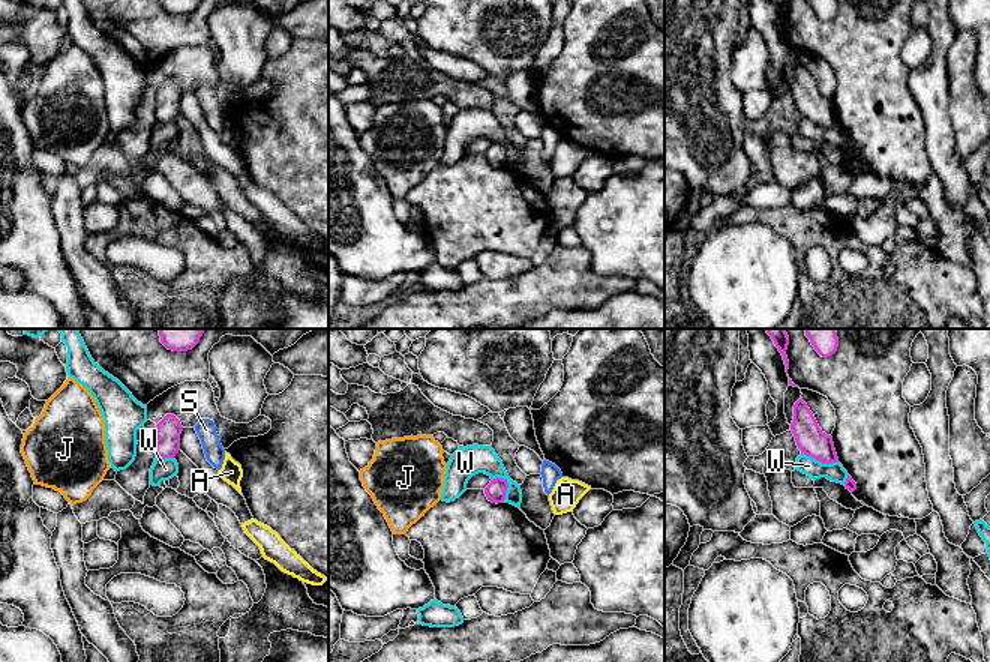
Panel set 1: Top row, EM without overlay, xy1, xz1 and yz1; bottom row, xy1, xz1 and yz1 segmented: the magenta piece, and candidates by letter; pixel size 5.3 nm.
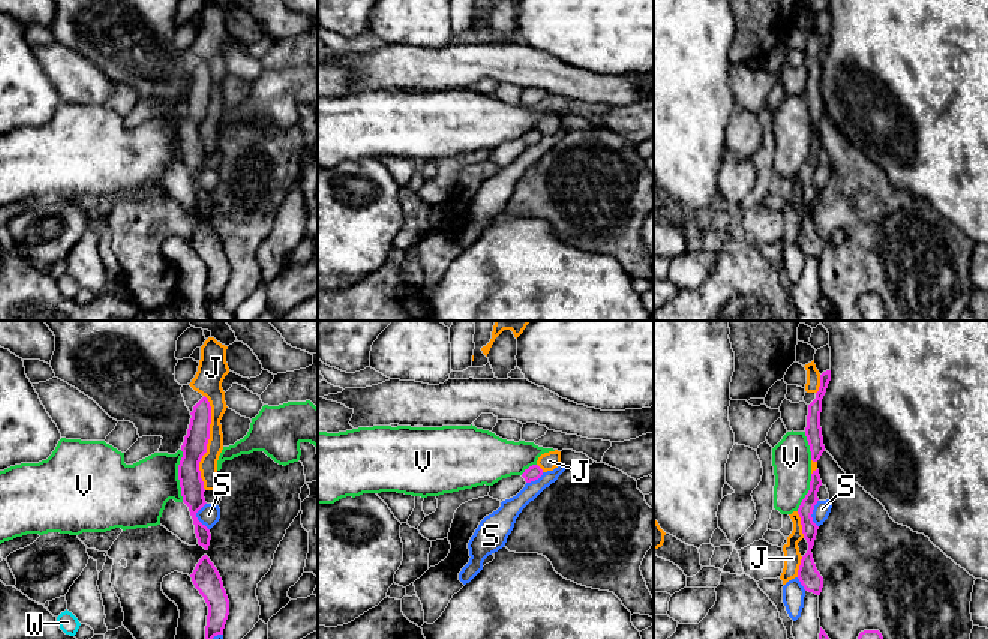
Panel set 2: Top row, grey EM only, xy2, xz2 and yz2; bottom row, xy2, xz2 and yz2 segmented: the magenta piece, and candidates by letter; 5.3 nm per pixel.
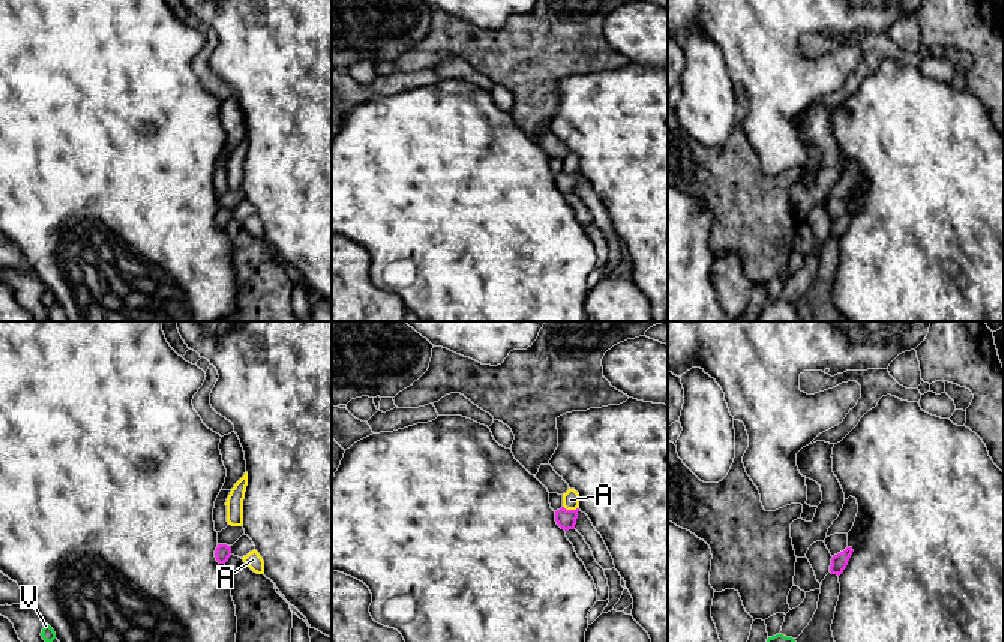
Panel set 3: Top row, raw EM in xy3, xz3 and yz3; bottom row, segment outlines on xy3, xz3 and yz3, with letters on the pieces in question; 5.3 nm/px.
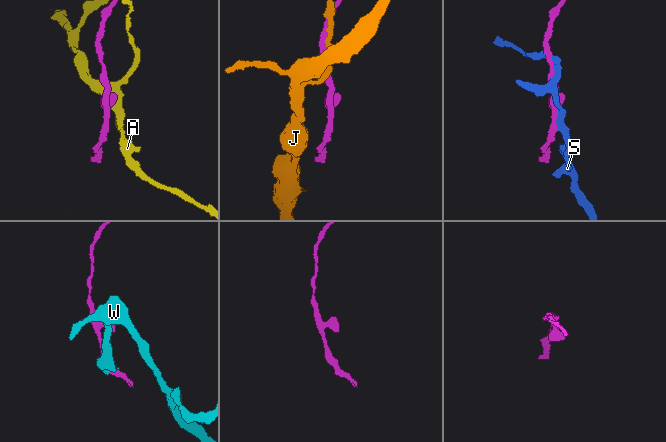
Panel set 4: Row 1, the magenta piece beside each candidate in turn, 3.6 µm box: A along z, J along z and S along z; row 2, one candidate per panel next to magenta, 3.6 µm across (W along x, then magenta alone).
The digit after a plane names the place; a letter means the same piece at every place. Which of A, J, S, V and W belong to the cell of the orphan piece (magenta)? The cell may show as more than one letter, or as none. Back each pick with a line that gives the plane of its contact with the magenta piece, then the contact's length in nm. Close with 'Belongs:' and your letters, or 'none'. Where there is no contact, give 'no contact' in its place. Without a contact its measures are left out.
A: contact in xz3; length 90 nm
Belongs: A

